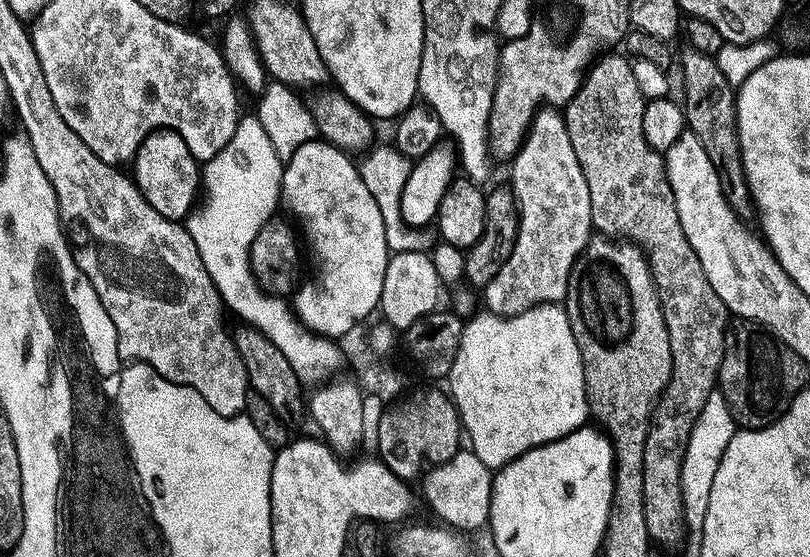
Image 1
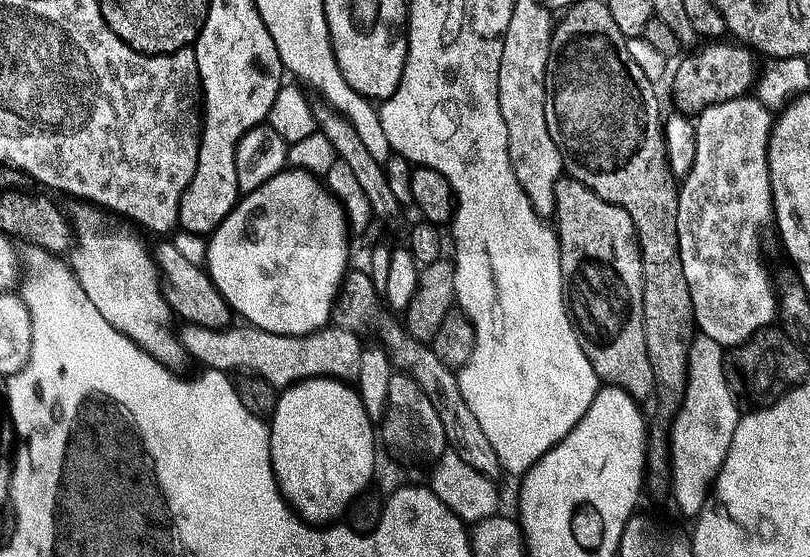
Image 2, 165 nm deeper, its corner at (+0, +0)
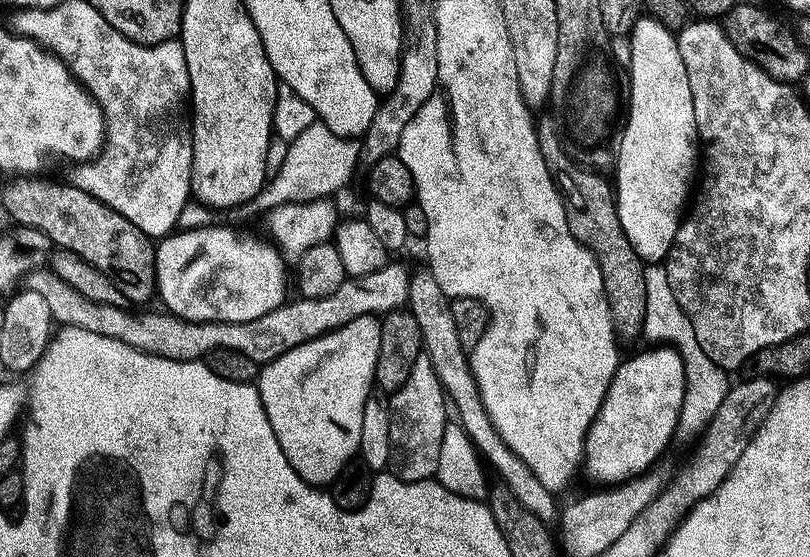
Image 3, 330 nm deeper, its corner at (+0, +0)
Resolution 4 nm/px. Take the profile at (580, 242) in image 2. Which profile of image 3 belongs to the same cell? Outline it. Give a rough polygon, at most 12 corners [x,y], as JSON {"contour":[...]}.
{"contour":[[555,119],[542,158],[570,230],[600,264],[619,335],[639,337],[646,265],[613,185],[574,162]]}

